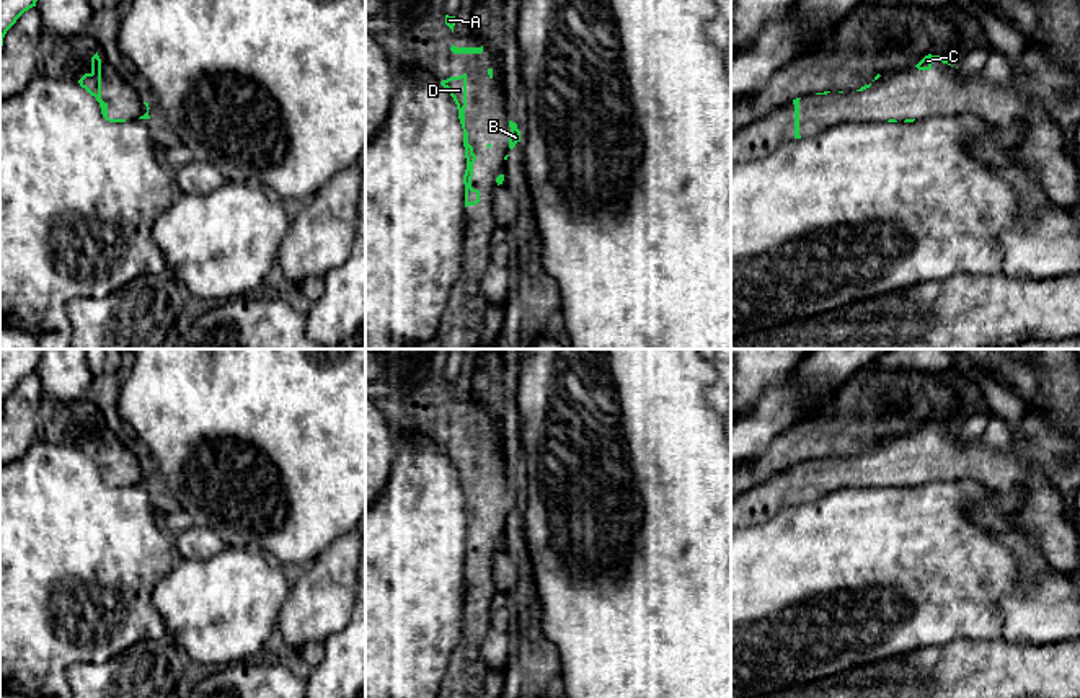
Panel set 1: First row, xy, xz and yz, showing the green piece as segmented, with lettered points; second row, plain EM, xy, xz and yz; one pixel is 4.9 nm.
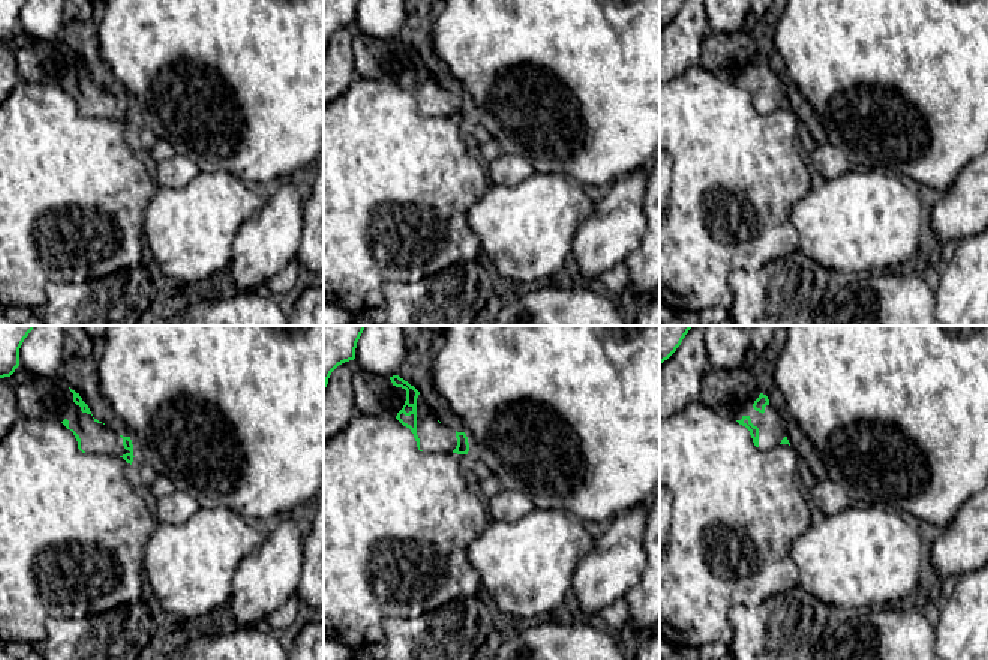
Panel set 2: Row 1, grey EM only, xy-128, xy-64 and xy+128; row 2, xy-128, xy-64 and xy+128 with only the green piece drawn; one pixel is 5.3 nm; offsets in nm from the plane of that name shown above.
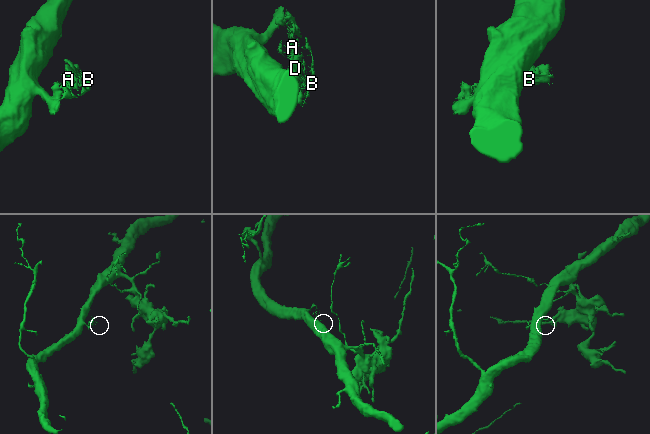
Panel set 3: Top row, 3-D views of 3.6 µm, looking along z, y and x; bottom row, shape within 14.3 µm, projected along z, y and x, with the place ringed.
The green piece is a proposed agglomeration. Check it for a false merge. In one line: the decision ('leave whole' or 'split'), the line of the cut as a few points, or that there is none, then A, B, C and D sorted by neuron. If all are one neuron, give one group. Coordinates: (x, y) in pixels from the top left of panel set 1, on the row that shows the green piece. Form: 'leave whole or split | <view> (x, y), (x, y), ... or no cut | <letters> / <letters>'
leave whole | no cut | A B C D

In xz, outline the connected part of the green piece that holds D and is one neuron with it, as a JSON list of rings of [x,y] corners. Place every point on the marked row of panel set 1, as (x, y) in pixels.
[[[467,73],[460,77],[450,77],[447,80],[442,80],[440,85],[450,93],[458,109],[458,119],[463,129],[465,158],[467,158],[467,170],[463,174],[465,207],[475,205],[480,202],[480,191],[471,188],[473,163],[476,160],[476,155],[473,153],[473,147],[468,144],[468,132],[465,129]]]

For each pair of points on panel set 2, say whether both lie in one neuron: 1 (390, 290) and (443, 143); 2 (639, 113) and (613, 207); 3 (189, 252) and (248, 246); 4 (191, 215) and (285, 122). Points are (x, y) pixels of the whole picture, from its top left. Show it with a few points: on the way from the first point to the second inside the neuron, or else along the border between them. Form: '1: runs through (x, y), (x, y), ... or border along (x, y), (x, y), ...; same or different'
1: border along (428, 275), (387, 281), (383, 306); different
2: border along (643, 165), (613, 180), (597, 194); different
3: border along (249, 218), (237, 231), (230, 267), (222, 275); different
4: border along (201, 171), (228, 171), (249, 185), (264, 188); different

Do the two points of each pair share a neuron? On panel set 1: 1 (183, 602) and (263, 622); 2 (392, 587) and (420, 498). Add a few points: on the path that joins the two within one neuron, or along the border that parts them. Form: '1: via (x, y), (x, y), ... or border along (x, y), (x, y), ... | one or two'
1: via (203, 602), (216, 610), (229, 610), (243, 622) | one
2: via (400, 565), (418, 521) | one

